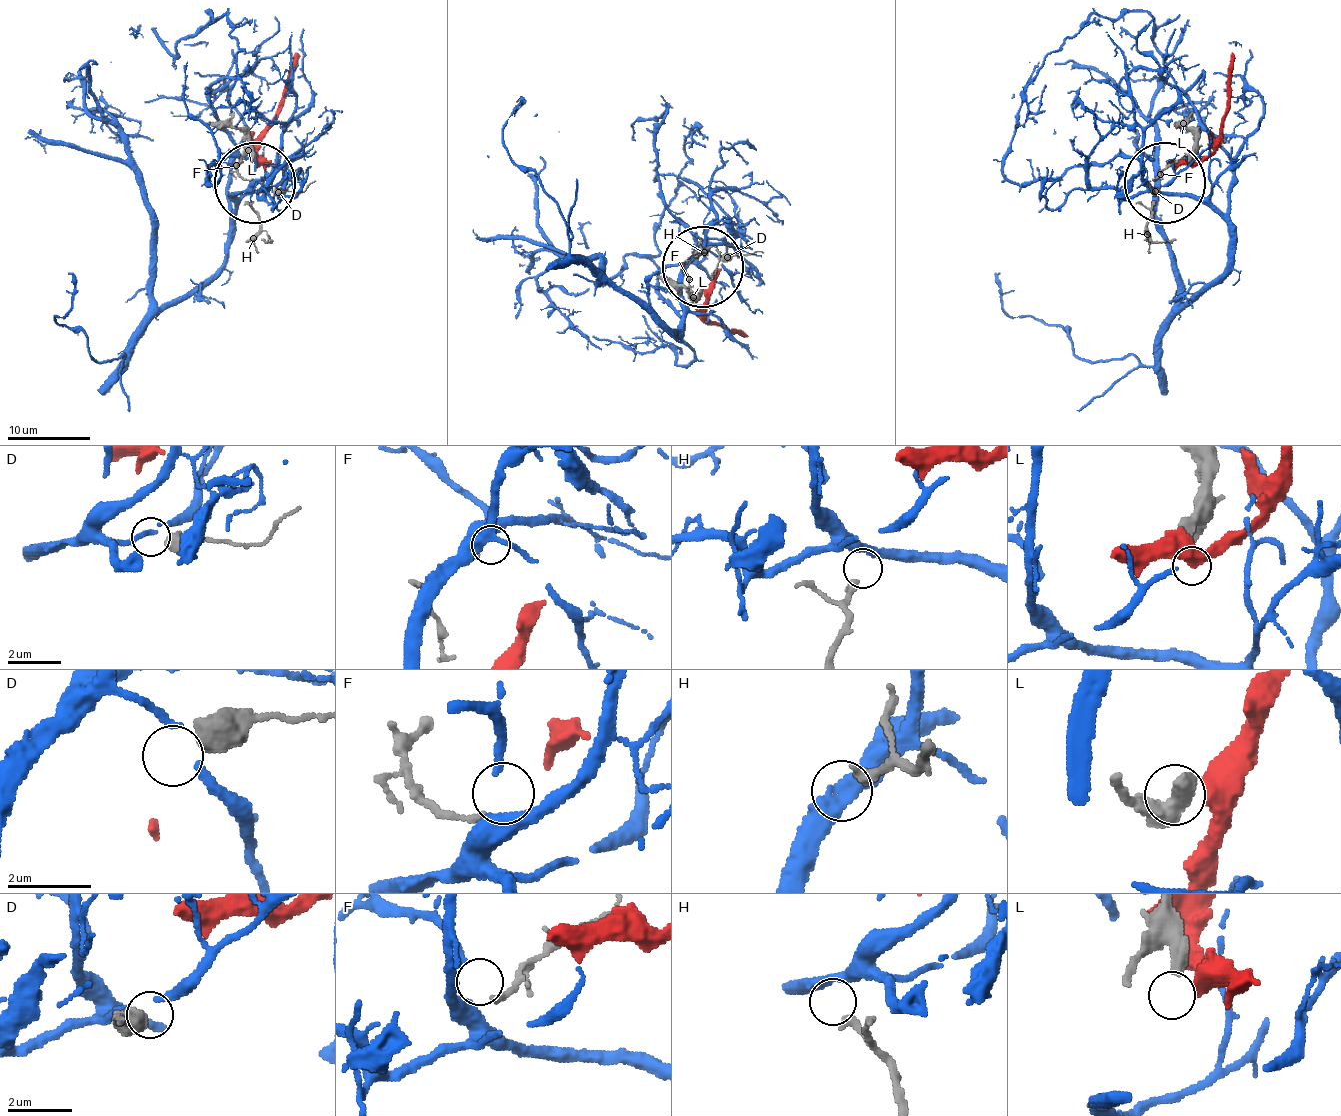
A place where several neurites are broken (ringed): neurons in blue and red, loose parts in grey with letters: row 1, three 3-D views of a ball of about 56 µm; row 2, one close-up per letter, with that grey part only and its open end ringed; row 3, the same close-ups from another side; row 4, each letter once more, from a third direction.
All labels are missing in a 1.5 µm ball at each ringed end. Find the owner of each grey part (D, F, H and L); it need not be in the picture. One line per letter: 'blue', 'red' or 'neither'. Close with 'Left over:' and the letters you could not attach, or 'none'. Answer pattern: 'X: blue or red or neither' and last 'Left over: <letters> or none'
D: neither
F: blue
H: neither
L: neither
Left over: D, H, L

